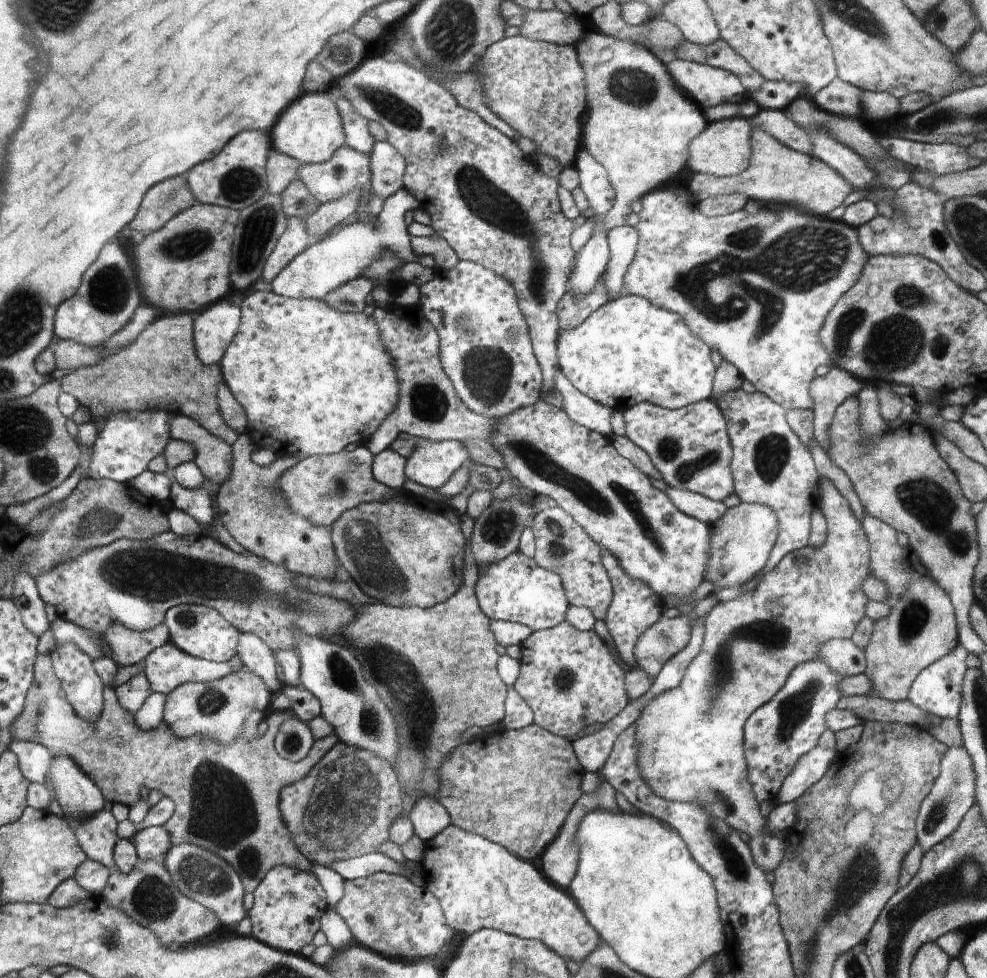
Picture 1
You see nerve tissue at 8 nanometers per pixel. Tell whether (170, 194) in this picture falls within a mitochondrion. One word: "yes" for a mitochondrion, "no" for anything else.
yes

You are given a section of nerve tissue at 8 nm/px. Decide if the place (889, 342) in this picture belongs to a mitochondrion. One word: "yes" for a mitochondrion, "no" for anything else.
yes

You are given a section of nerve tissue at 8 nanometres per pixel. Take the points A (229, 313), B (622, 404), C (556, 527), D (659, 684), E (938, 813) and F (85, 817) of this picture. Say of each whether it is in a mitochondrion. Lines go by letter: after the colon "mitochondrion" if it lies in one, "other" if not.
A: other
B: other
C: mitochondrion
D: other
E: mitochondrion
F: other

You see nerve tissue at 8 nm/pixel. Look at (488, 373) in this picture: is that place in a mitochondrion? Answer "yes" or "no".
yes

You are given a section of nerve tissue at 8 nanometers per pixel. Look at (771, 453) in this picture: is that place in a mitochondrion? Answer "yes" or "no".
yes

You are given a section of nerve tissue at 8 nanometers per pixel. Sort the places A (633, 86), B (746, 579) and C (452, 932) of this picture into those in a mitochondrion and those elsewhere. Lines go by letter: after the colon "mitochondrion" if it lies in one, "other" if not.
A: mitochondrion
B: other
C: other

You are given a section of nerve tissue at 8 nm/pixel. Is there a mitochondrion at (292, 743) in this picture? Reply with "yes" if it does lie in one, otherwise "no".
yes

